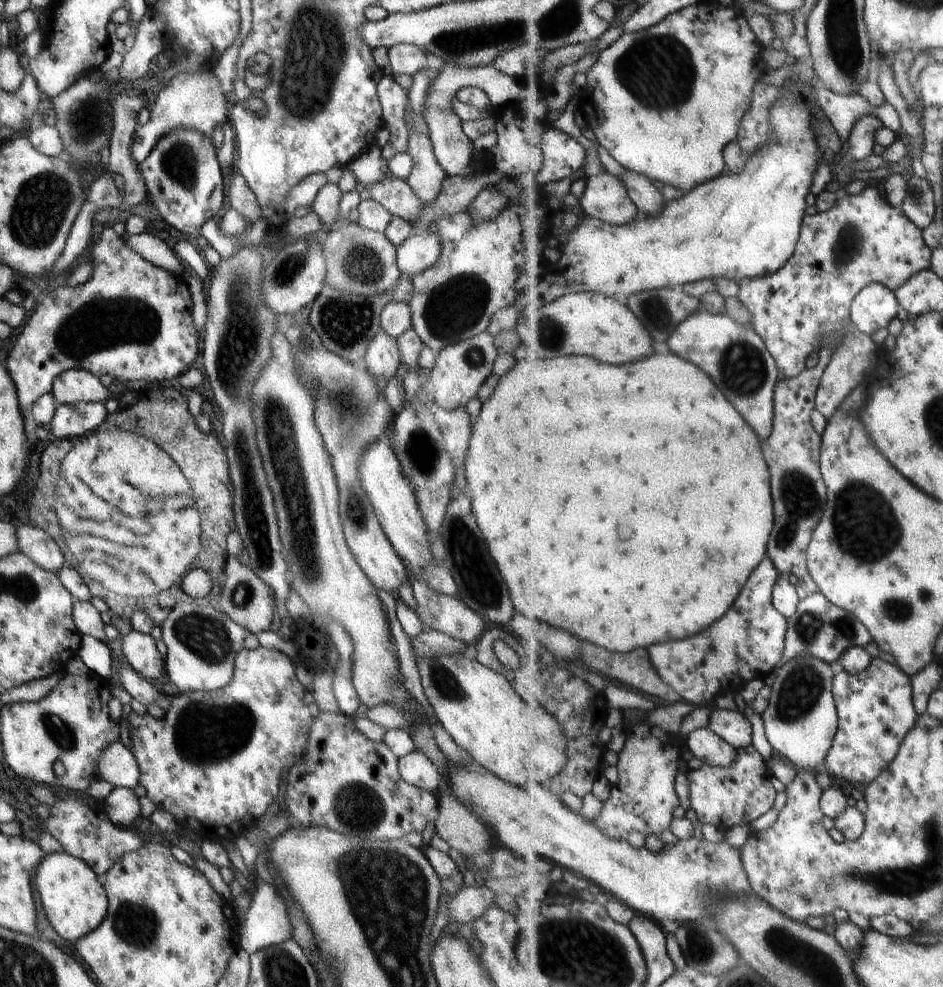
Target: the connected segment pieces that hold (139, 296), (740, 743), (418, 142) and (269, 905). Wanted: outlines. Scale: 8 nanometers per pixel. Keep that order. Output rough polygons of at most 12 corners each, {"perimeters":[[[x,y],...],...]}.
{"perimeters":[[[112,227],[7,357],[24,417],[70,369],[168,384],[199,362],[184,278]],[[716,709],[709,727],[738,749],[752,746],[743,712]],[[410,130],[414,168],[405,181],[422,204],[441,193],[447,177],[429,135]],[[258,876],[250,908],[236,920],[248,954],[293,938],[286,904]]]}

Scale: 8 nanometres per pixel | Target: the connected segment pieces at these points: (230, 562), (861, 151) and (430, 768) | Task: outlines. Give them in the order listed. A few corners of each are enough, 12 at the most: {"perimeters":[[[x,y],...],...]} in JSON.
{"perimeters":[[[227,556],[216,607],[249,635],[272,631],[275,594]],[[872,115],[858,120],[848,152],[855,162],[874,156],[874,132],[884,126]],[[420,750],[398,759],[402,778],[434,792],[443,787],[436,765]]]}

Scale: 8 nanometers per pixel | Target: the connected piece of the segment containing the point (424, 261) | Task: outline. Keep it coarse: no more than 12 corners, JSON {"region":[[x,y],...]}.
{"region":[[427,230],[396,247],[400,274],[412,278],[436,264],[440,238]]}

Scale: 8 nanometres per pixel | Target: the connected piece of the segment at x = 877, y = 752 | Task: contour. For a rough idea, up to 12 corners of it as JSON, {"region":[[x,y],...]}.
{"region":[[888,656],[839,668],[837,781],[872,784],[919,722],[913,678]]}

